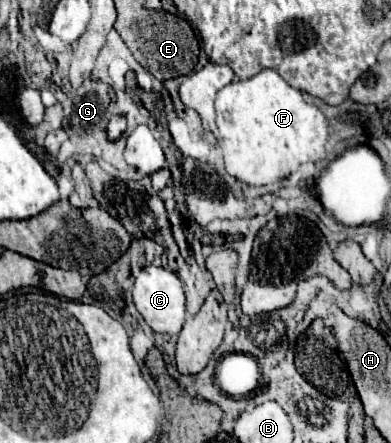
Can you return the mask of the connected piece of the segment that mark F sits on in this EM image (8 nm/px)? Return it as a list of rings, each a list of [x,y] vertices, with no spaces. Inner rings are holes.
[[[270,68],[248,80],[234,80],[218,92],[216,124],[228,174],[250,186],[272,184],[296,172],[304,162],[326,158],[326,116],[314,104],[306,104],[302,92]]]

